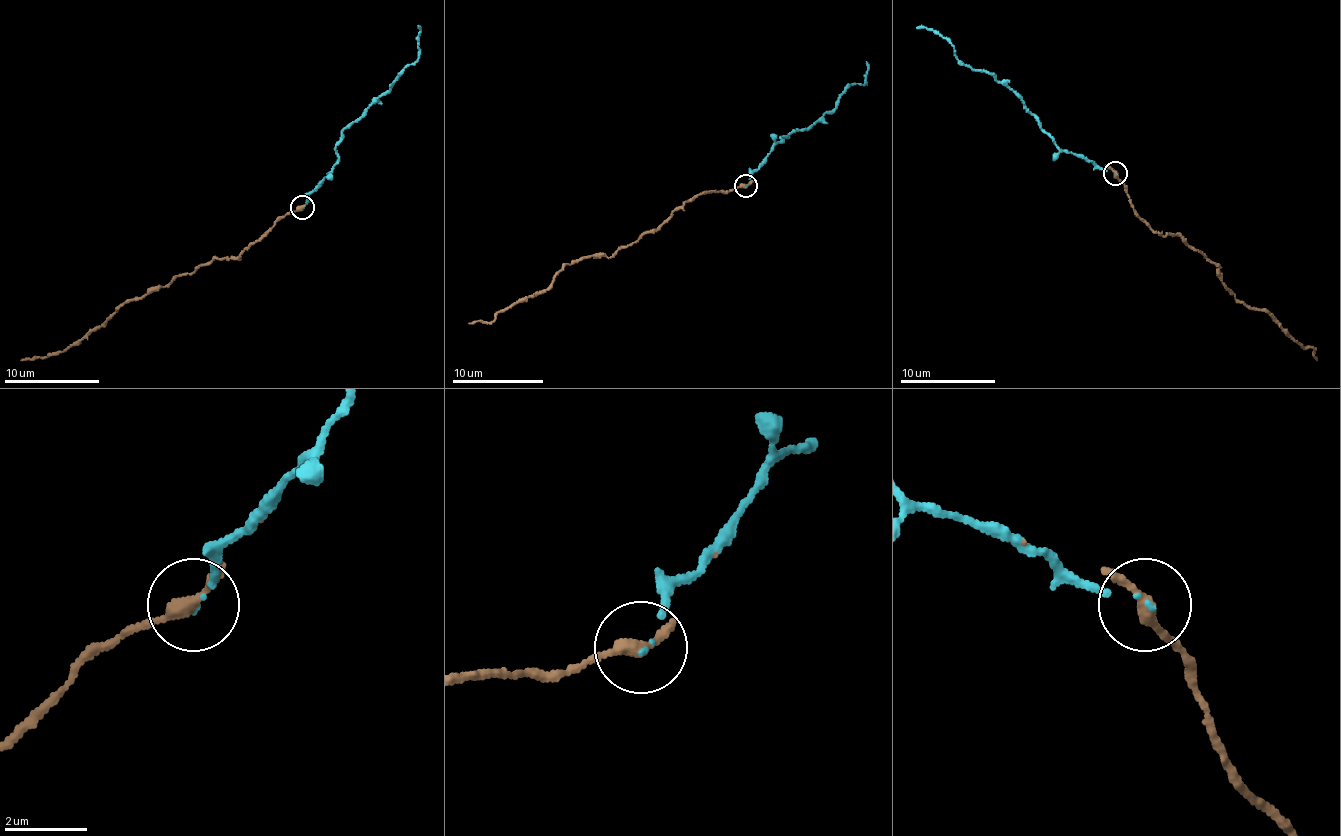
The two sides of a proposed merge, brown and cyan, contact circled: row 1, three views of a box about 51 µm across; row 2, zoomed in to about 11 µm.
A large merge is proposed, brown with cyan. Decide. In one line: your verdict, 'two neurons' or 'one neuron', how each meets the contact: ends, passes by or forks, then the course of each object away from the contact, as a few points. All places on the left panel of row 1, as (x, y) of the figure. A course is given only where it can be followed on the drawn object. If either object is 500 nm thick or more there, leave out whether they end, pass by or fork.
one neuron; brown passes by; cyan ends there; brown runs (302, 208), (281, 217), (241, 255), (211, 260), (143, 296), (127, 299), (62, 352), (20, 361); cyan runs (304, 208), (306, 199), (337, 158), (335, 147), (342, 134), (417, 57), (418, 24)

